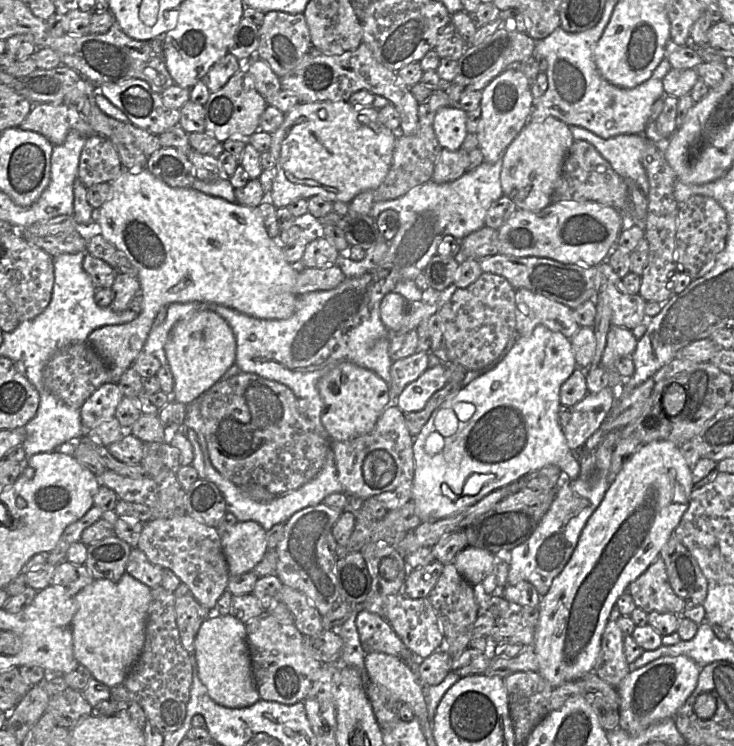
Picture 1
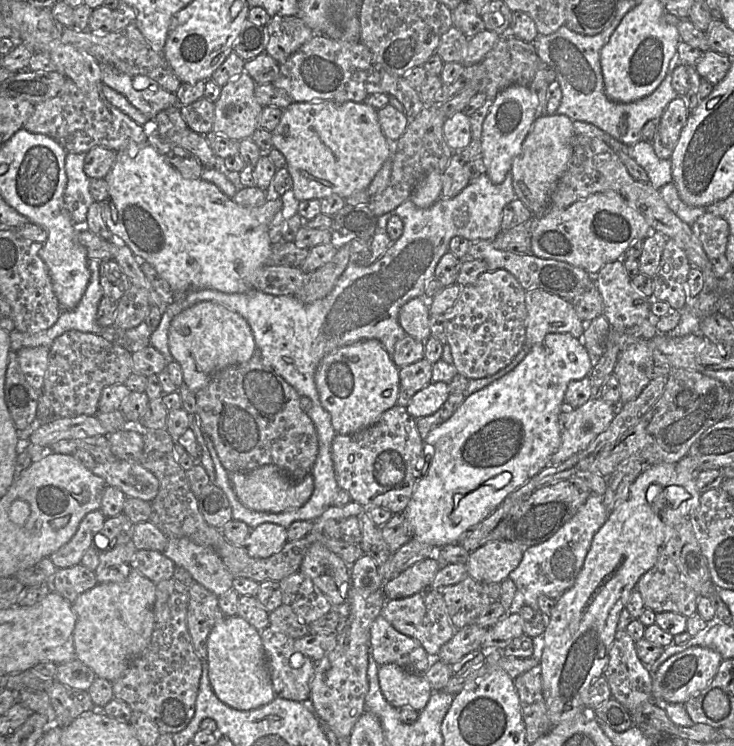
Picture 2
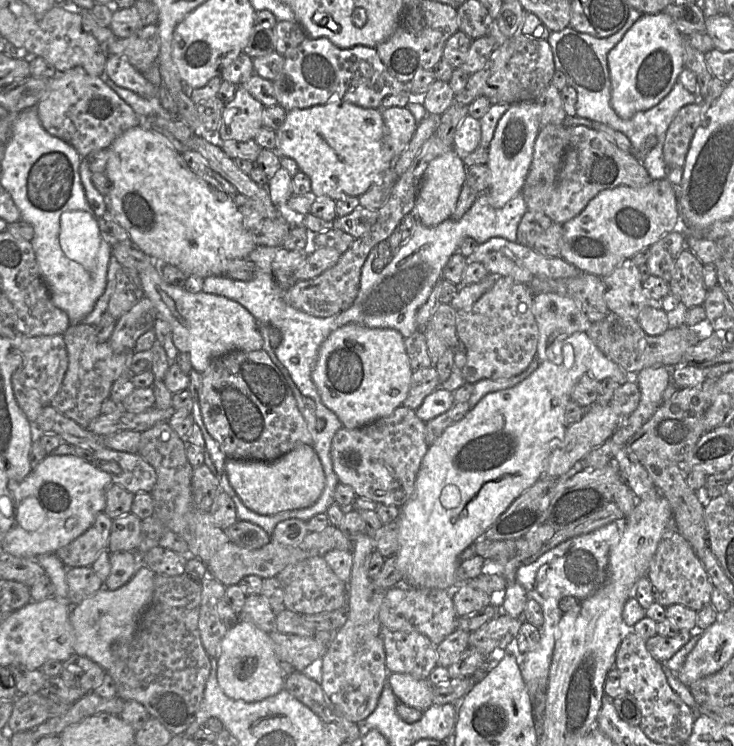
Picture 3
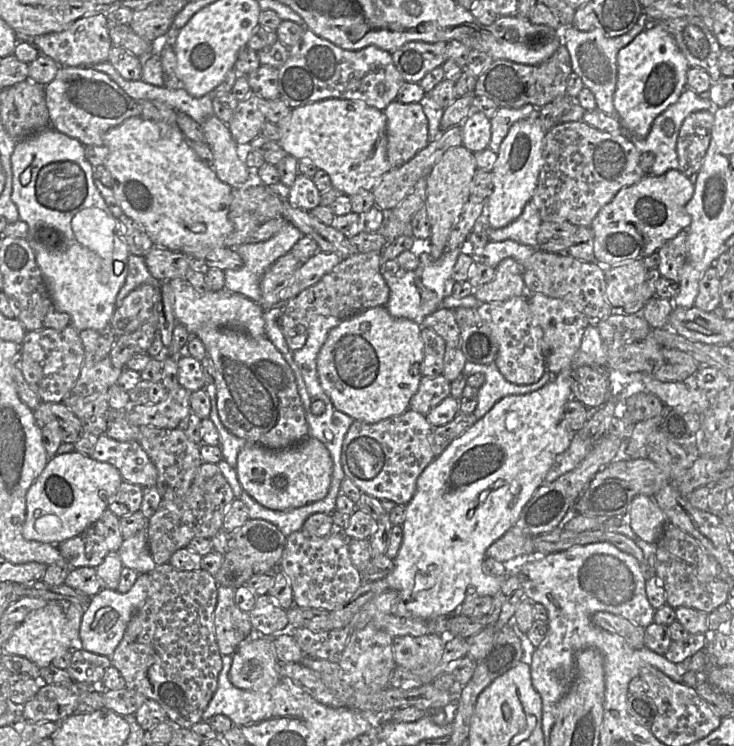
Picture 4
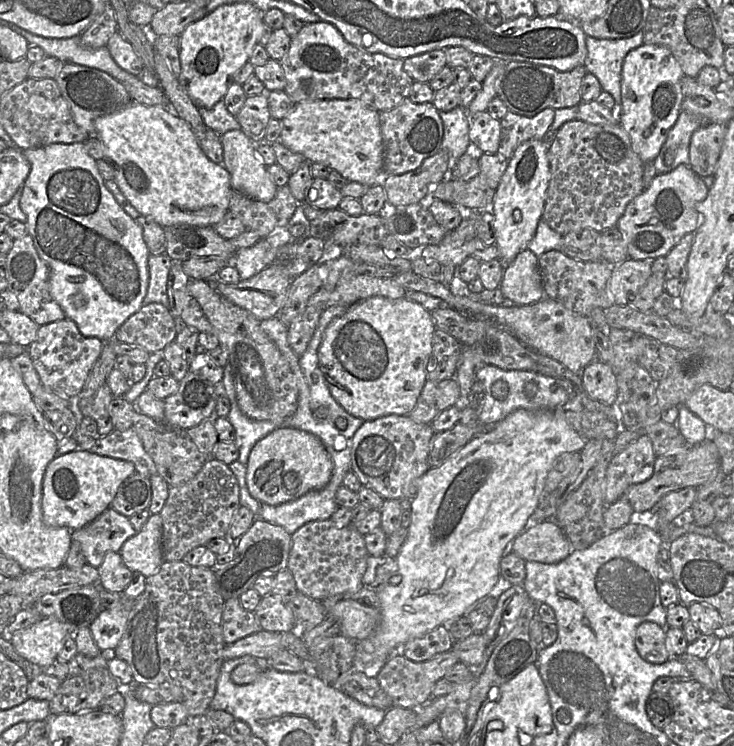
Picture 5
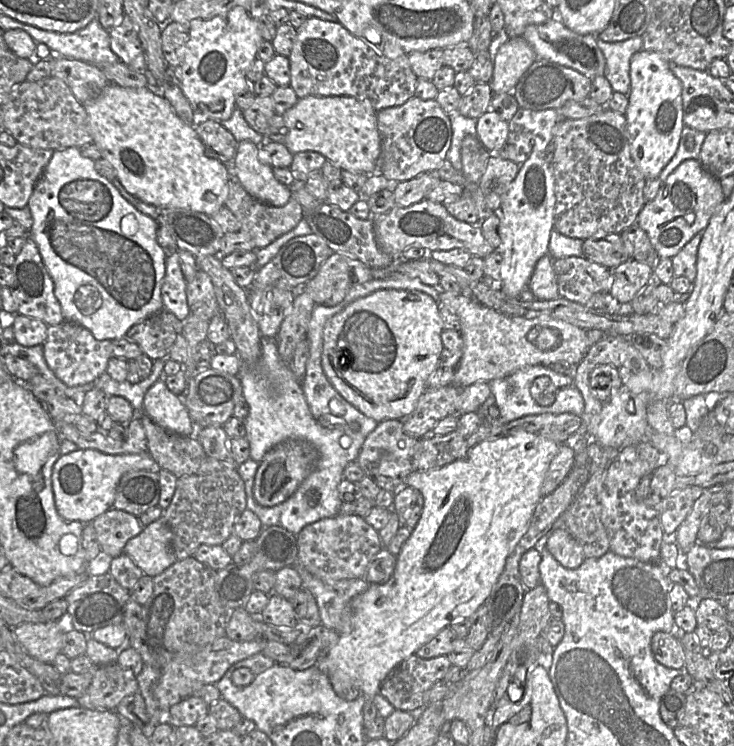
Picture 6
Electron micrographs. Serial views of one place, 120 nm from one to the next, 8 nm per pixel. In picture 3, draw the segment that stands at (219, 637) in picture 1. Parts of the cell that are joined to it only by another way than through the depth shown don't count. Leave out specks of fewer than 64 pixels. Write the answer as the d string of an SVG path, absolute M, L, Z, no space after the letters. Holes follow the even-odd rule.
M240 620L222 639L217 659L217 680L229 698L248 703L261 701L284 689L285 678L285 667L274 651L269 633Z

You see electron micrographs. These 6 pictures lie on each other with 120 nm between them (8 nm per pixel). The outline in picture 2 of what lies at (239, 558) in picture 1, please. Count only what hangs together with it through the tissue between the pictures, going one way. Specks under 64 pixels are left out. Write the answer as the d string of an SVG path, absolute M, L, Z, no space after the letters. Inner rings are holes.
M263 523L251 529L244 547L253 558L268 558L280 552L287 542L287 528L274 523Z

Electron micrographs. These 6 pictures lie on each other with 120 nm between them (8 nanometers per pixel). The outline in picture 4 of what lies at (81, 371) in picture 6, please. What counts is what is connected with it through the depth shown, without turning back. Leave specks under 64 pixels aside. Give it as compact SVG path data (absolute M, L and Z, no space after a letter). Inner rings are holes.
M72 324L62 330L46 328L27 331L20 344L20 363L29 386L44 402L62 402L75 386L85 358L84 346L79 332Z

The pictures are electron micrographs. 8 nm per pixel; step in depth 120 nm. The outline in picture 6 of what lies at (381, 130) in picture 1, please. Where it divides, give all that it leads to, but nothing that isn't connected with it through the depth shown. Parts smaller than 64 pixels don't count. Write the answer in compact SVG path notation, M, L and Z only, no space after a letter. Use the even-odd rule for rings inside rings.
M309 95L299 99L282 115L287 128L282 143L292 154L305 151L317 152L341 170L371 175L377 172L377 161L381 153L376 113L369 103L363 103L354 97Z

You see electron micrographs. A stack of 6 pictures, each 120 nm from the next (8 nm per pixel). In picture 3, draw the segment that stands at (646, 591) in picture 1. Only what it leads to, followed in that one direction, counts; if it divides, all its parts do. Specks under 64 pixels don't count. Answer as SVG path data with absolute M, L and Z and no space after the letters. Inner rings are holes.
M675 528L662 535L646 577L652 584L655 602L664 607L679 604L698 612L710 605L715 589L692 546Z

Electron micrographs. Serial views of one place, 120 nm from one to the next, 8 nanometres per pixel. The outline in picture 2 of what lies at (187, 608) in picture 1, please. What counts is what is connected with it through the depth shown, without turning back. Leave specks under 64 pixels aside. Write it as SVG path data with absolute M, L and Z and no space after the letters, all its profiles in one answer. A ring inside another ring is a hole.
M197 582L189 586L189 605L187 610L187 628L200 661L207 660L207 640L211 630L225 615L218 605L219 597Z

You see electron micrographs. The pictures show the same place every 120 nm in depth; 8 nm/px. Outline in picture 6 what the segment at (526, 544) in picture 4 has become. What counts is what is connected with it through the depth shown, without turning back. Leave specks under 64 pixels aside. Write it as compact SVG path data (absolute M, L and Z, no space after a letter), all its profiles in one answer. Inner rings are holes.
M553 530L546 538L545 549L567 569L578 568L586 559L583 548L566 530Z

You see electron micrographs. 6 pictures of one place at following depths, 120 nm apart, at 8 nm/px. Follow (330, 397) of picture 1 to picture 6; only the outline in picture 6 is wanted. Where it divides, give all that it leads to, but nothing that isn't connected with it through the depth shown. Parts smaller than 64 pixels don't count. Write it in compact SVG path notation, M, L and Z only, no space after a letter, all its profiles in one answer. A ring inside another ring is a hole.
M383 289L356 299L341 312L331 317L323 331L322 368L341 396L369 418L378 423L385 420L403 420L416 408L420 397L427 388L427 381L436 369L442 352L441 334L444 330L443 319L439 312L439 304L428 294L417 290Z

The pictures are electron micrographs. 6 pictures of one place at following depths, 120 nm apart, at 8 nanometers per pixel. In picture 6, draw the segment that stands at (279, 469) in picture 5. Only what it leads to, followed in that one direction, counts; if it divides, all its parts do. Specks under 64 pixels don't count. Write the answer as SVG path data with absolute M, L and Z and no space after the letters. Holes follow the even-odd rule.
M285 441L269 450L260 461L255 475L253 494L256 501L264 507L273 507L288 500L299 485L316 468L319 452L302 441Z

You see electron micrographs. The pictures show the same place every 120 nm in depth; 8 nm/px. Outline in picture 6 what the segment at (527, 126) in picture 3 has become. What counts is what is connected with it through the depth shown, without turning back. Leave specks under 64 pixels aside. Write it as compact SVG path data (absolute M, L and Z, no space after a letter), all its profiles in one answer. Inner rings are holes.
M543 153L542 155L531 155L521 165L516 178L503 195L498 210L501 246L495 250L498 250L502 255L501 291L506 296L516 298L523 294L527 290L538 260L548 254L550 235L554 229L555 204L555 177L552 165L543 158Z

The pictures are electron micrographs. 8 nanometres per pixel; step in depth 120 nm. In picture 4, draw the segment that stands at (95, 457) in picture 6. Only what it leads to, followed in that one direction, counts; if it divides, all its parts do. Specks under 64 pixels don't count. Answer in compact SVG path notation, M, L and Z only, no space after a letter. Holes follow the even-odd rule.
M78 451L51 458L26 495L26 520L22 535L26 540L60 545L93 525L109 509L123 478L113 465L100 462Z

